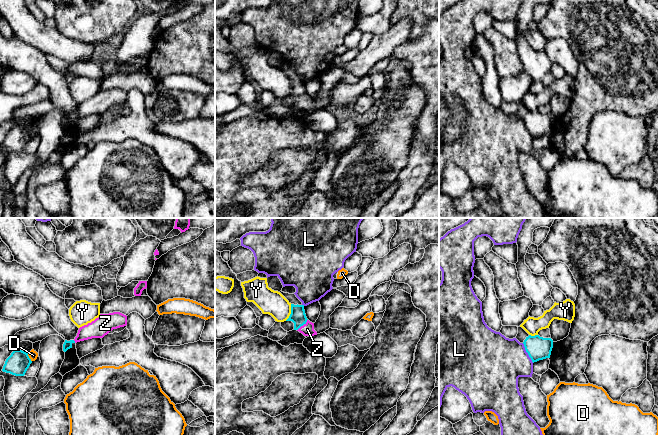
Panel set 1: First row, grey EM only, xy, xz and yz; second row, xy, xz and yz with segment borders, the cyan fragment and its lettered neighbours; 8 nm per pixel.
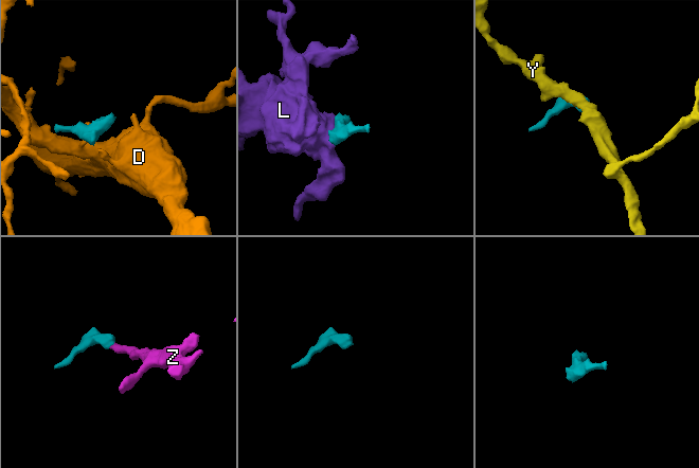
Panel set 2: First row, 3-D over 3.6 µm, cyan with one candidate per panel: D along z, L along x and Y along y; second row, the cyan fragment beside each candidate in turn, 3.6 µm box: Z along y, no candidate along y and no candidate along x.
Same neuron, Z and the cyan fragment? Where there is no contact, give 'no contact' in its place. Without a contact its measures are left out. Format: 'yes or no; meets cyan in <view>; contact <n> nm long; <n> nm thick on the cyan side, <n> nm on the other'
yes; meets cyan in xz; contact 130 nm long; 120 nm thick on the cyan side, 100 nm on the other

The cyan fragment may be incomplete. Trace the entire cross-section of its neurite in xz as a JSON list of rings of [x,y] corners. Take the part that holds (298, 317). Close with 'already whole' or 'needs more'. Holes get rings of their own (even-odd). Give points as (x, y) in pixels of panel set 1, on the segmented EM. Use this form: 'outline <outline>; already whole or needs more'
outline [[[291,304],[291,314],[286,321],[292,321],[294,330],[299,331],[304,336],[317,335],[317,332],[314,330],[314,323],[310,322],[306,317],[304,305]]]; needs more

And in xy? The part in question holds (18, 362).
outline [[[15,349],[6,359],[2,371],[15,376],[24,376],[31,363],[28,353]]]; already whole

